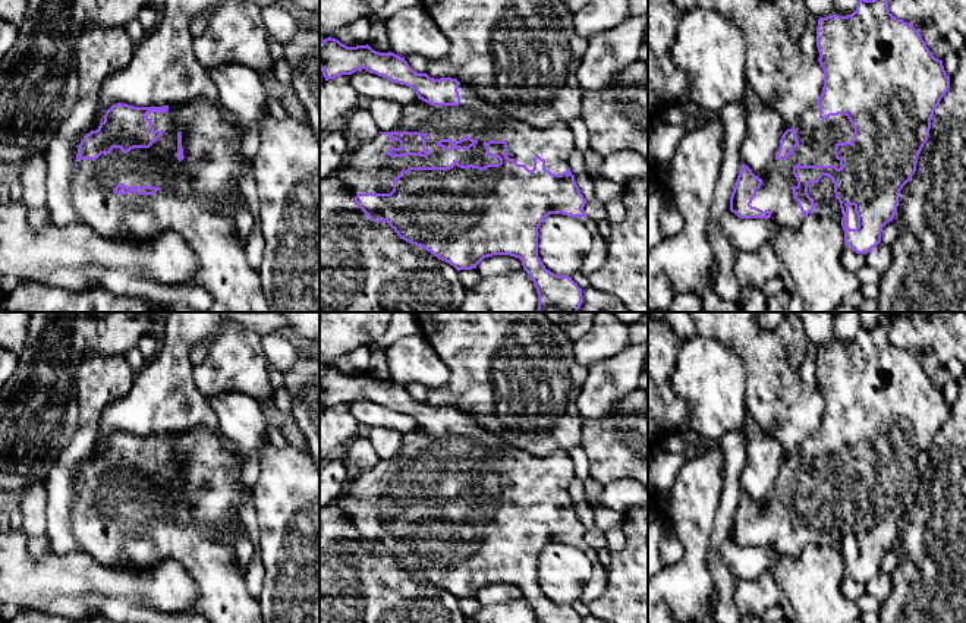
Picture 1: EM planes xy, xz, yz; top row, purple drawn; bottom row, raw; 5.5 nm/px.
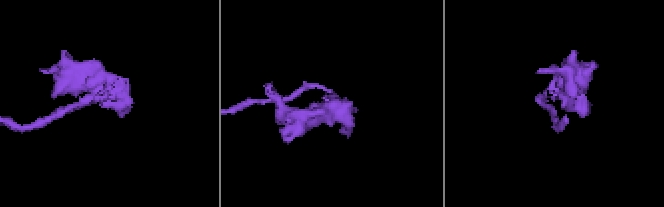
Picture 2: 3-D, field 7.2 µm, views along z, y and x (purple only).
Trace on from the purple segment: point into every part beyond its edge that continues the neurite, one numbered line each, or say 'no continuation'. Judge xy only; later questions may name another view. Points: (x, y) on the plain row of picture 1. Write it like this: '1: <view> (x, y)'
1: xy (223, 595)

